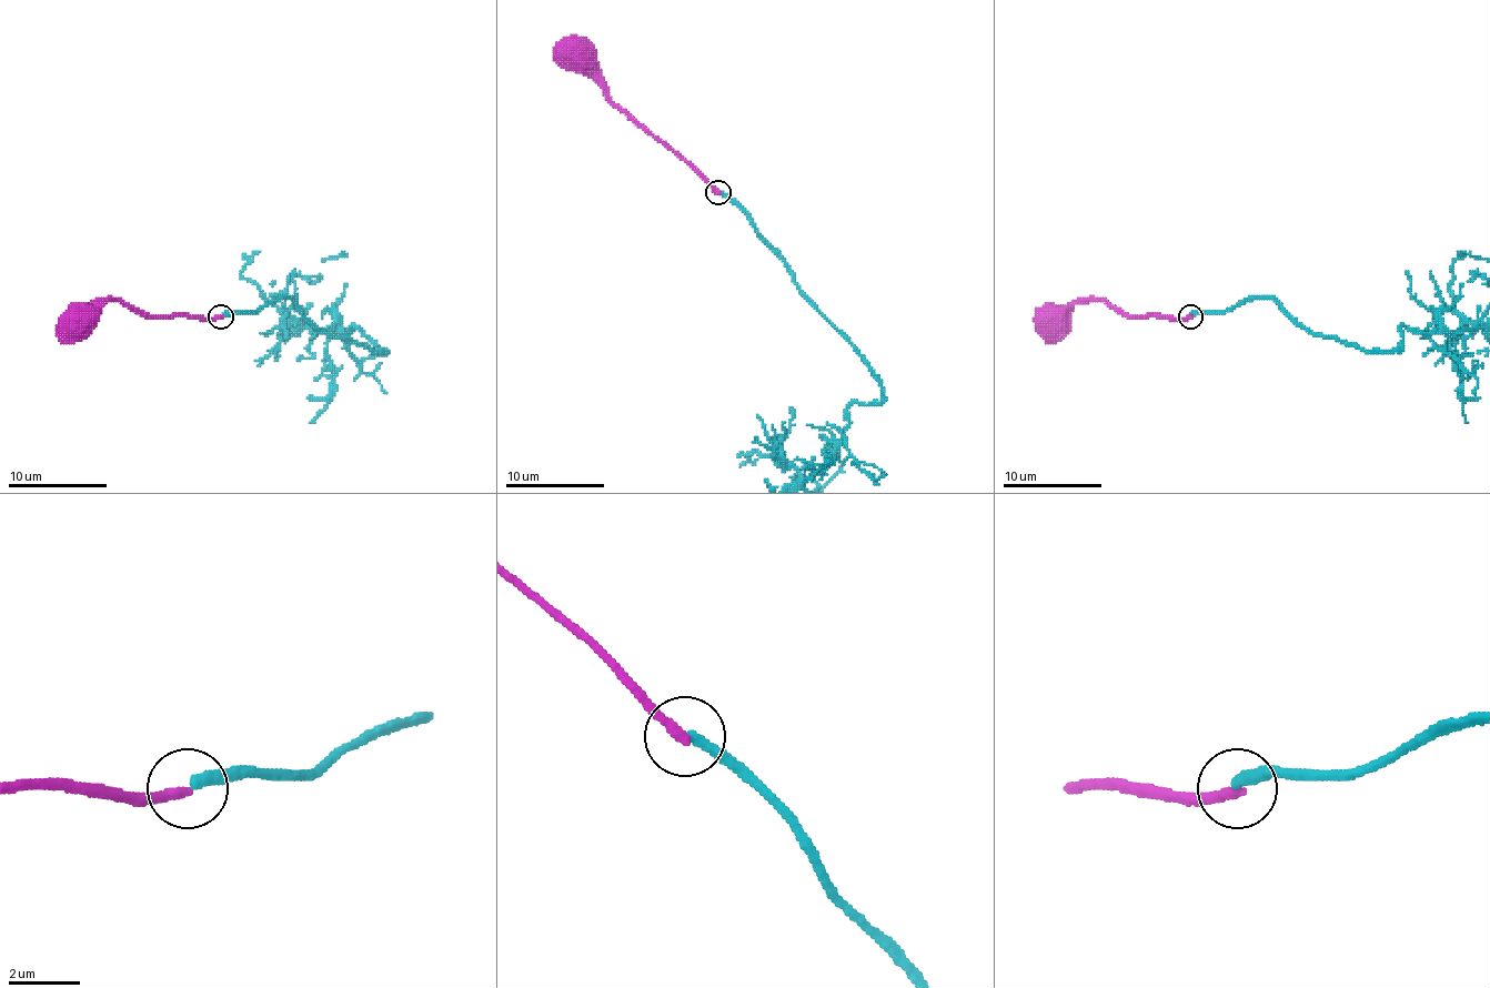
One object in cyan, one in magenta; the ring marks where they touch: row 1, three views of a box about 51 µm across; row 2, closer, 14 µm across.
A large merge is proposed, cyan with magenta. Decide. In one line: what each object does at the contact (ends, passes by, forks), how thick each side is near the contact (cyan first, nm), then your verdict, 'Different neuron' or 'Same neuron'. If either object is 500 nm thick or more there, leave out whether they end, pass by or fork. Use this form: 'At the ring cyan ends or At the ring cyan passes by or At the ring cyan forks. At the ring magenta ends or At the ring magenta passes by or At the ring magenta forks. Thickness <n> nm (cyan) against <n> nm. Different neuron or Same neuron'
At the ring cyan ends. At the ring magenta ends. Thickness 320 nm (cyan) against 280 nm. Different neuron

